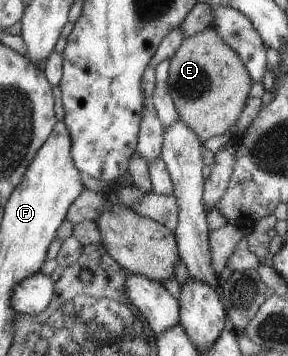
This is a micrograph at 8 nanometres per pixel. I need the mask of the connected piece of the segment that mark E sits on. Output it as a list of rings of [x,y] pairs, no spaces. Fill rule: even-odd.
[[[210,26],[193,34],[191,37],[182,39],[178,48],[169,58],[167,83],[169,86],[168,95],[172,99],[179,118],[192,129],[192,132],[197,135],[201,143],[211,136],[222,134],[236,119],[238,120],[244,103],[250,97],[250,88],[252,86],[252,80],[246,65],[227,44],[224,44],[224,41]]]

